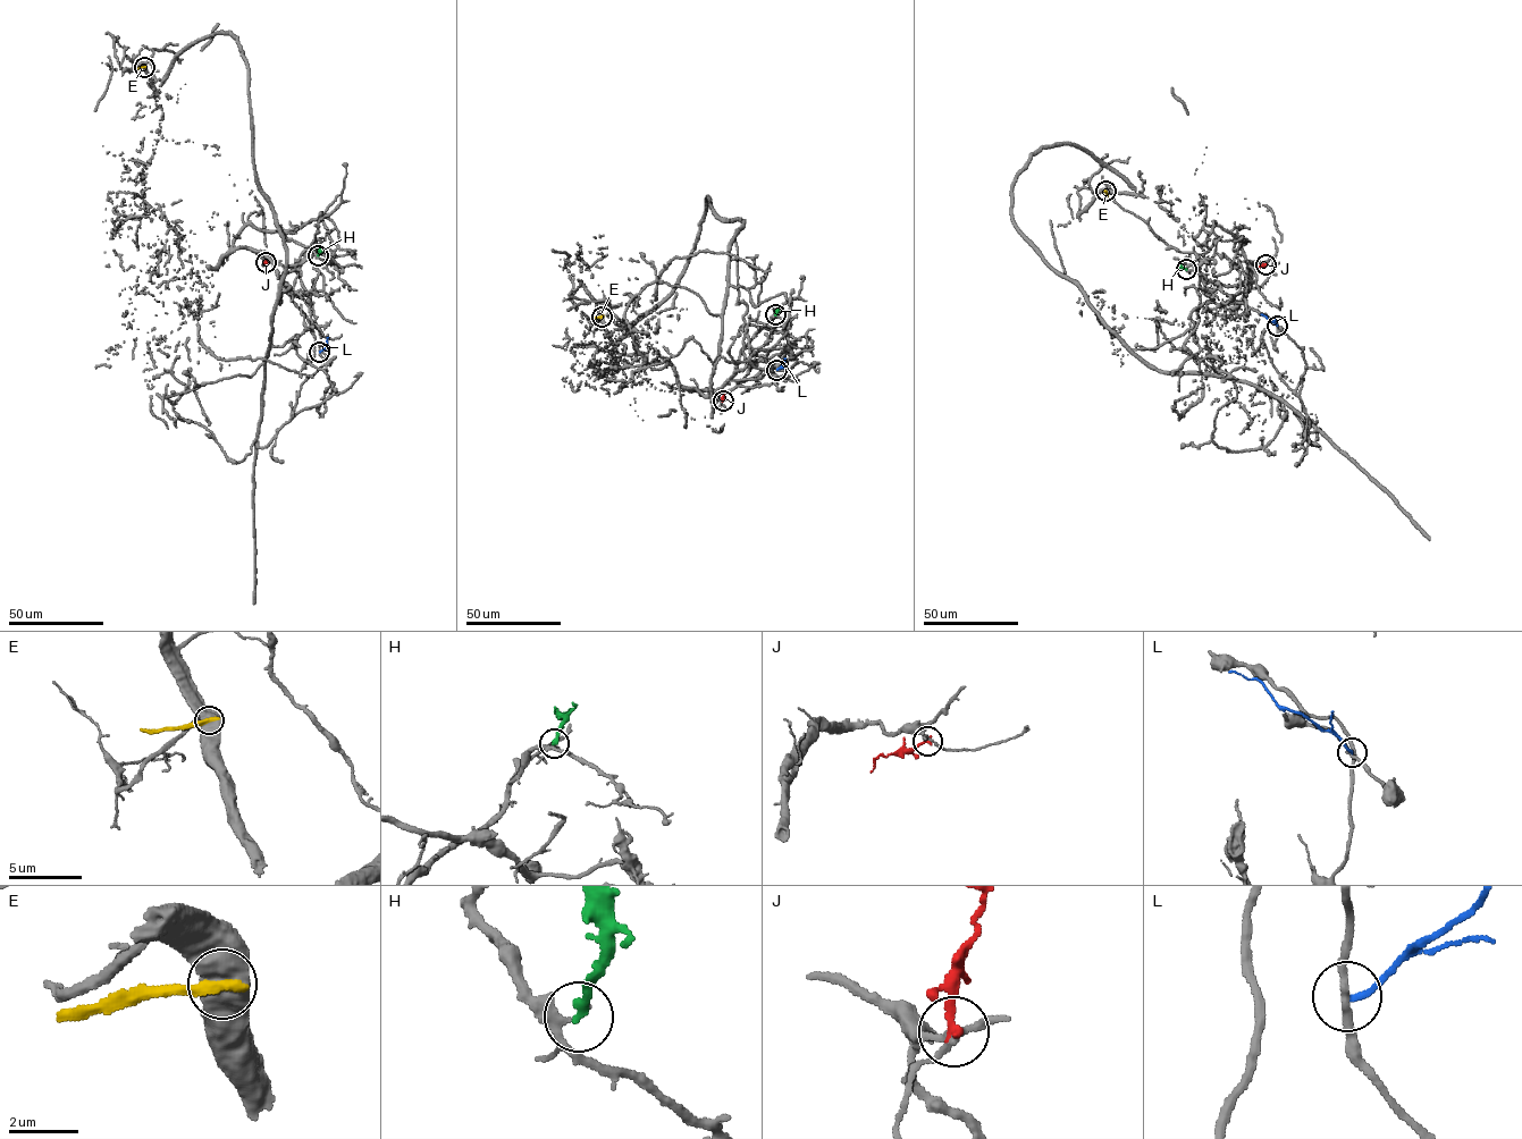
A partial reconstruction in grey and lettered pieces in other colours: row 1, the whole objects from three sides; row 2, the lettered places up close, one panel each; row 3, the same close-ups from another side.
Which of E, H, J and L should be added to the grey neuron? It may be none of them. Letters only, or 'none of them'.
none of them

